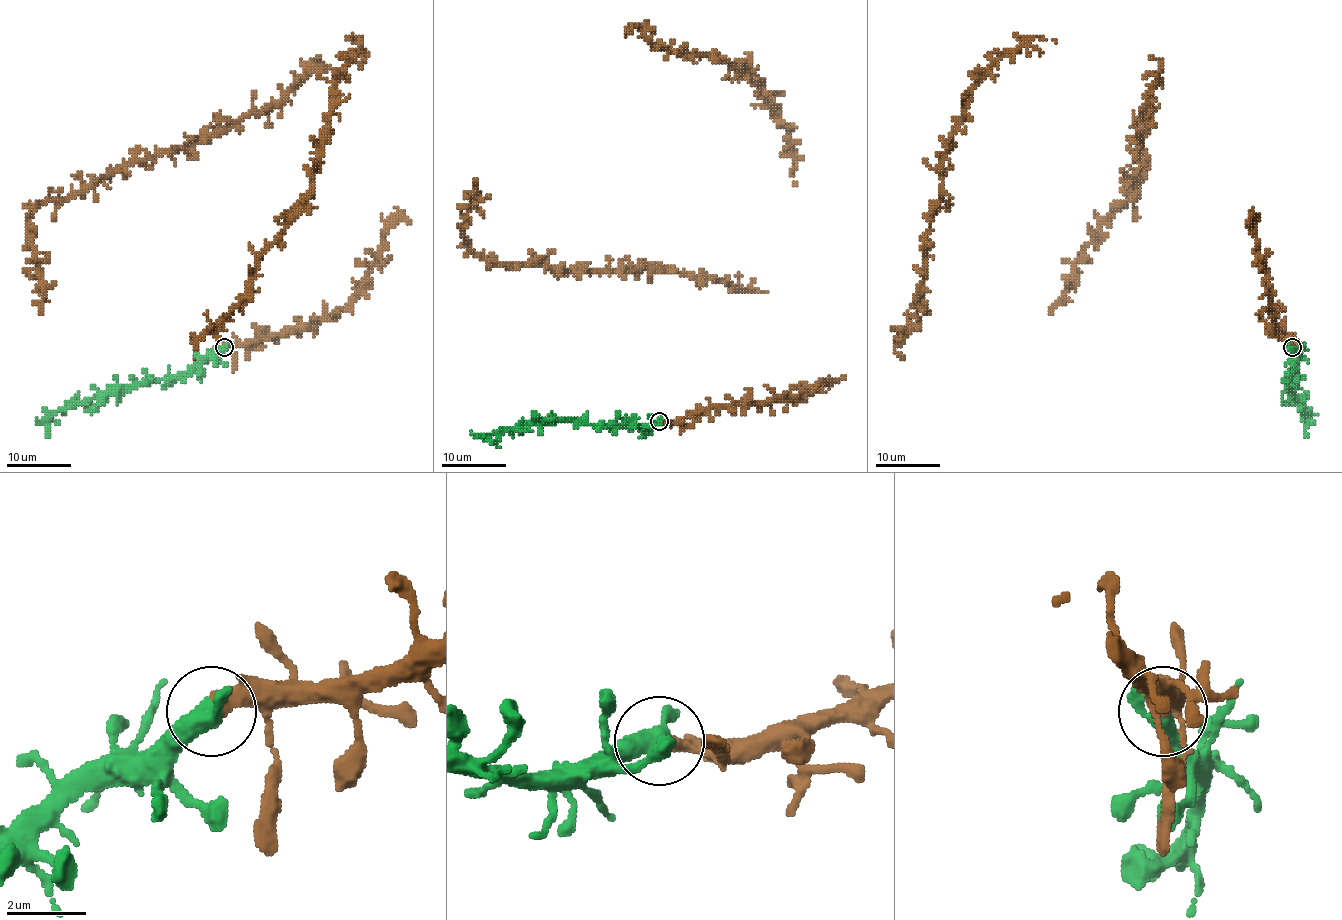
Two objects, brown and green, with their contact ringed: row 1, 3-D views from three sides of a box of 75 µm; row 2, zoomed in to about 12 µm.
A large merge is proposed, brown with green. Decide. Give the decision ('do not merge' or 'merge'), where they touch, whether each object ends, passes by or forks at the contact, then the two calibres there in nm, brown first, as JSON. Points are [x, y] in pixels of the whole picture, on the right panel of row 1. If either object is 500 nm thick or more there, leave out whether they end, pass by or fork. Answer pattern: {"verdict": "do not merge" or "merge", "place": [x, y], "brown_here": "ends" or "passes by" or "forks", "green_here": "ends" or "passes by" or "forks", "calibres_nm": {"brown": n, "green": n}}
{"verdict": "merge", "place": [1292, 347], "brown_here": "ends", "green_here": "passes by", "calibres_nm": {"brown": 380, "green": 440}}

